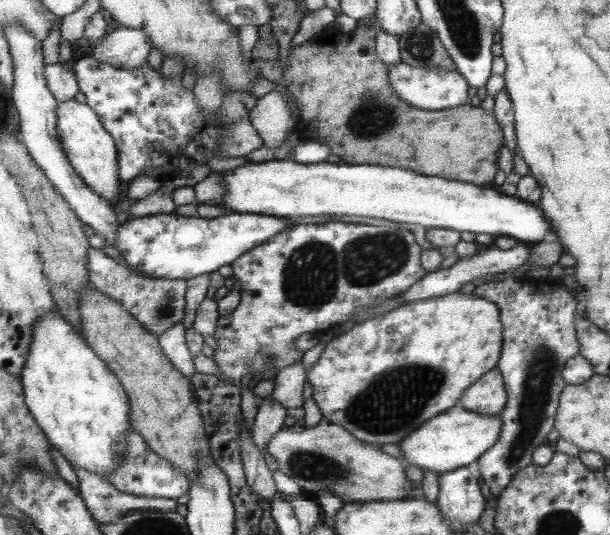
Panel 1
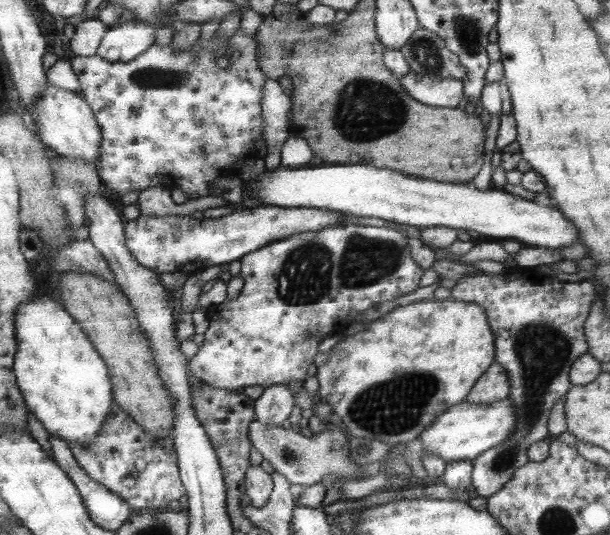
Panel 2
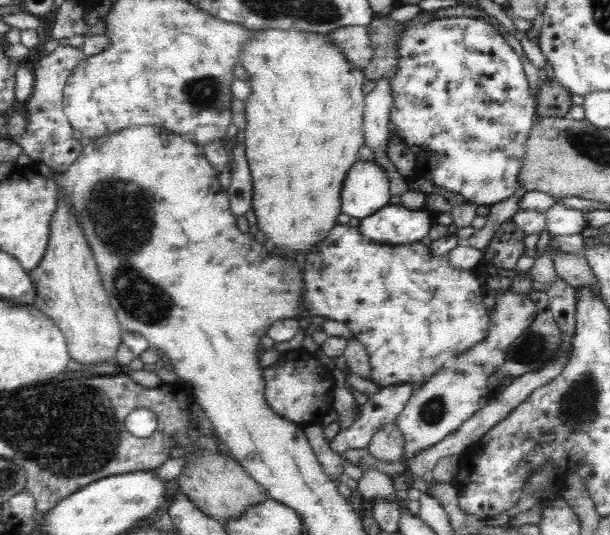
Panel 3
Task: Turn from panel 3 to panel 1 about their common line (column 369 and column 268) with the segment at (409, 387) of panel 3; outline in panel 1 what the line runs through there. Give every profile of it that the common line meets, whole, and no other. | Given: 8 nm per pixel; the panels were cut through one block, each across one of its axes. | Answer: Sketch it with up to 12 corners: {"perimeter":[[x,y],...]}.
{"perimeter":[[261,399],[252,425],[253,444],[265,448],[285,427],[286,409]]}

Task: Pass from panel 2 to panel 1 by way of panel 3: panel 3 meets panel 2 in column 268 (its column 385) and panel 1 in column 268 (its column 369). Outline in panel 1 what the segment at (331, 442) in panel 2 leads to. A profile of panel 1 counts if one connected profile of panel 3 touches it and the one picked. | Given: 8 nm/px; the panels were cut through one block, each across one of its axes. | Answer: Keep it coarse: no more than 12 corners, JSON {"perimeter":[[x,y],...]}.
{"perimeter":[[335,424],[262,452],[305,496],[403,500],[403,463]]}

